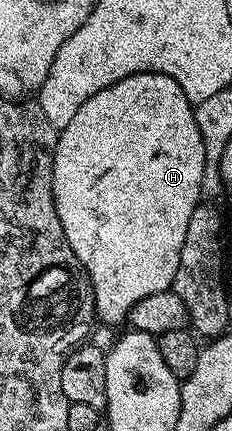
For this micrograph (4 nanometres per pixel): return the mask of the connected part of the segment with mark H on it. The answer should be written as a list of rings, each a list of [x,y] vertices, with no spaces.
[[[135,73],[133,76],[123,77],[122,80],[107,85],[107,89],[99,89],[95,97],[83,101],[83,106],[80,107],[79,113],[75,113],[74,119],[60,128],[57,148],[53,151],[53,200],[59,213],[59,221],[63,225],[63,233],[67,237],[67,245],[71,245],[75,257],[79,257],[81,266],[89,275],[97,306],[97,319],[100,322],[124,324],[128,320],[129,311],[139,301],[143,301],[143,297],[151,297],[151,293],[168,291],[172,288],[175,269],[179,269],[179,253],[187,237],[187,224],[191,222],[191,213],[195,213],[197,204],[203,199],[201,186],[204,164],[203,137],[195,121],[194,104],[189,103],[178,82],[171,76],[164,76],[163,73]]]

